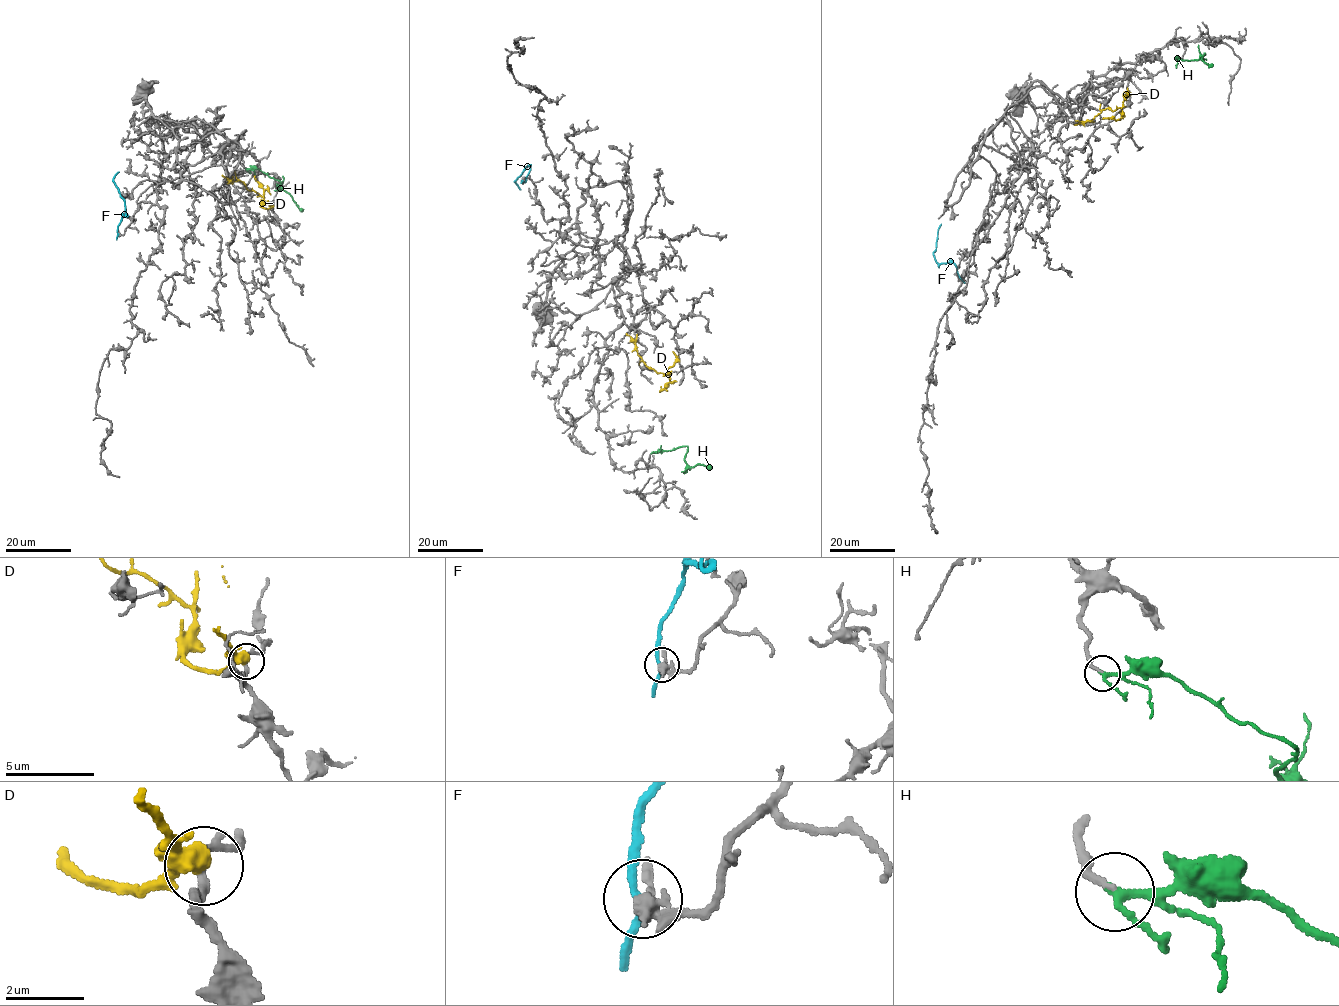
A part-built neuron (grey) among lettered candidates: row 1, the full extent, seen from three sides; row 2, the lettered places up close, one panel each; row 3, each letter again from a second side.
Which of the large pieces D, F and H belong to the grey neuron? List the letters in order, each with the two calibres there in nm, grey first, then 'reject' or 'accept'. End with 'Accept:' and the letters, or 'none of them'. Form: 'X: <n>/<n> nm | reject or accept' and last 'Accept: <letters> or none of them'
D: 200/400 nm | reject
F: 320/200 nm | reject
H: 150/200 nm | accept
Accept: H

